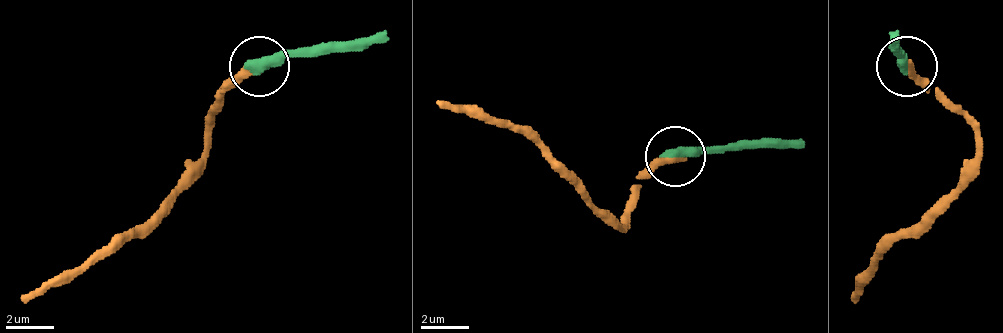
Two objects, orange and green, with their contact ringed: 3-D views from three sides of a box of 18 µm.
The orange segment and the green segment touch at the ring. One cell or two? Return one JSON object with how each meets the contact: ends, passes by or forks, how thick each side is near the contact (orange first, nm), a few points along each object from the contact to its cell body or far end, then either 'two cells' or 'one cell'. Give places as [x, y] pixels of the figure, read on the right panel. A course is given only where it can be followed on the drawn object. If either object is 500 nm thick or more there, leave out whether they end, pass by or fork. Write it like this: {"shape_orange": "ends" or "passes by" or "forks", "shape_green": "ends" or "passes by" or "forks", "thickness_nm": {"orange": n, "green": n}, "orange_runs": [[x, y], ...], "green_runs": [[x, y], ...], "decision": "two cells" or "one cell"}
{"thickness_nm": {"orange": 400, "green": 550}, "orange_runs": [[908, 67], [974, 127], [974, 170], [860, 278], [854, 302]], "green_runs": [[908, 67], [896, 55], [890, 37]], "decision": "one cell"}

